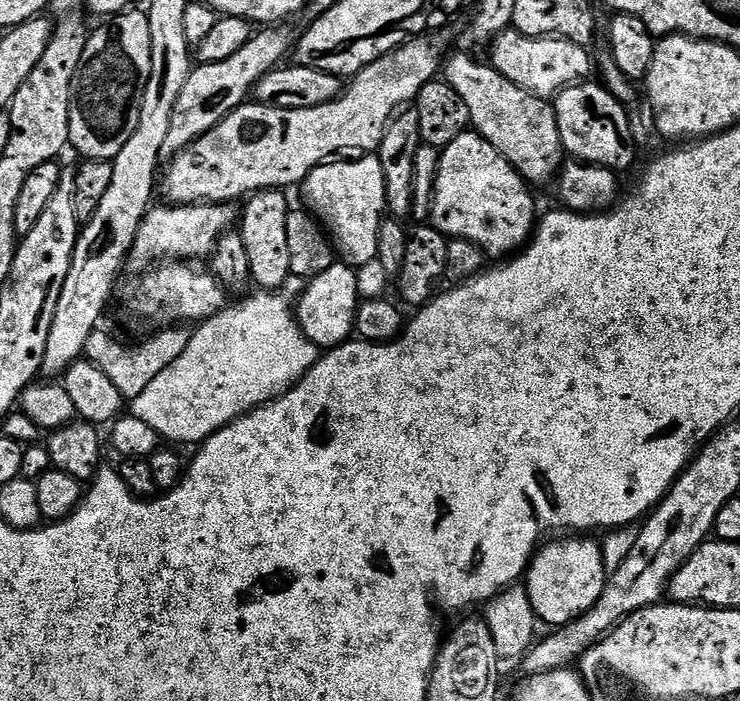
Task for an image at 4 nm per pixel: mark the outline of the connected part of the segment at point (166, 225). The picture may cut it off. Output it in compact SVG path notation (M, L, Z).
M178 204L168 208L153 207L146 215L136 235L130 253L130 264L139 270L157 262L186 260L200 262L211 257L216 243L237 223L238 212L232 204Z

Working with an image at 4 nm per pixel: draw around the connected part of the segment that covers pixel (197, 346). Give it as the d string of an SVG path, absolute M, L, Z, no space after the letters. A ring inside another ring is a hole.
M292 275L276 291L260 290L255 294L257 296L244 298L249 300L242 301L237 308L225 306L216 316L203 321L193 331L186 350L142 394L130 400L130 415L142 418L142 422L148 423L150 430L154 430L165 441L199 446L240 416L262 404L269 404L271 400L277 400L292 389L322 355L321 349L304 337L294 311L302 295L302 281L300 277Z

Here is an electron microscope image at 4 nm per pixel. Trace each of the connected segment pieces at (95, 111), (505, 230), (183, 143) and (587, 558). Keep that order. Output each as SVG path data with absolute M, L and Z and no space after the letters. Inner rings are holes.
M129 10L119 16L111 17L100 29L93 31L86 42L86 50L82 50L82 62L78 62L78 70L72 79L72 97L70 98L70 134L69 145L81 152L84 160L110 160L130 142L130 134L134 134L134 126L138 126L138 118L142 110L142 98L146 94L146 86L150 82L150 66L152 51L150 50L150 22L147 11Z
M474 130L464 131L460 136L454 138L452 142L442 148L440 165L438 166L438 174L436 175L436 189L432 195L432 215L430 217L431 227L437 228L438 231L446 237L474 242L484 252L485 257L511 257L513 254L519 252L520 249L532 239L533 231L538 223L538 211L536 212L536 204L532 201L531 191L533 192L533 189L529 187L524 177L516 171L514 166L510 166L510 162L506 162L506 158L502 158L502 154L498 154L498 150L494 150L494 146L490 146L490 142L486 142L486 138L482 138Z
M264 26L252 35L242 50L238 50L238 54L230 54L230 58L222 62L197 63L182 86L182 94L178 94L174 114L170 118L170 134L166 134L161 157L177 156L182 149L188 148L199 136L218 126L218 122L245 103L257 80L277 67L287 52L289 55L295 49L297 39L297 33L292 33L288 26Z
M580 534L573 535L571 538L553 540L556 541L553 544L545 543L533 556L526 573L526 587L530 602L536 611L537 621L544 623L545 620L546 623L552 624L548 626L563 626L576 620L582 614L586 614L586 610L590 610L590 606L594 606L594 602L598 602L606 583L604 550L599 539L585 538Z

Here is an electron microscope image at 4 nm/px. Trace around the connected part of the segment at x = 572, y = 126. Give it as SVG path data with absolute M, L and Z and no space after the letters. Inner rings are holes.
M592 83L569 84L555 97L554 107L564 151L585 164L601 164L613 170L628 168L636 160L636 140L628 121L629 109L614 99L603 83Z

